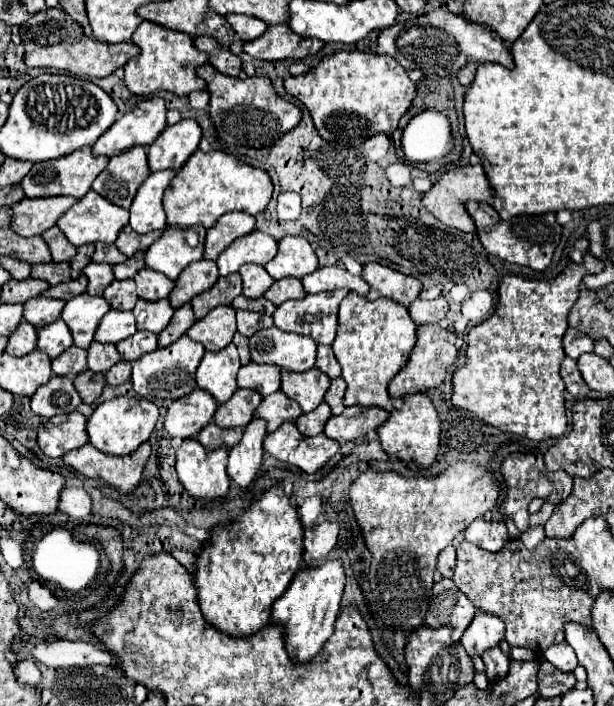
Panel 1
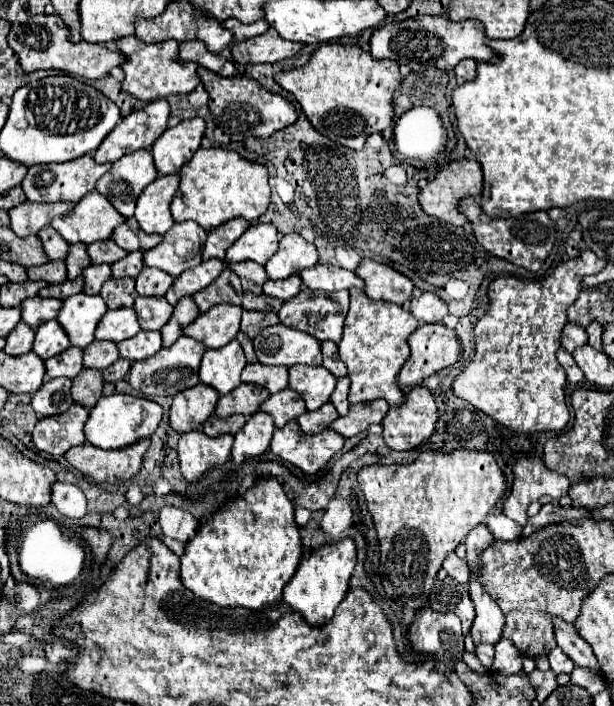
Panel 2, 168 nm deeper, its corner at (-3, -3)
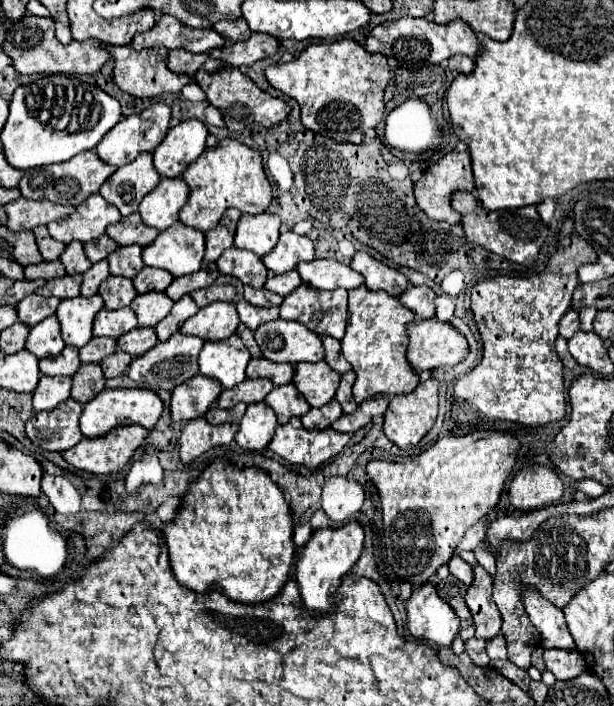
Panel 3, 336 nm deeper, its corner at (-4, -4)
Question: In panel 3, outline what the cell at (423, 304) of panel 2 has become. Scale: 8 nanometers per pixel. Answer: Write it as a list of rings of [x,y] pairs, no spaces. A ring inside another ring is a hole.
[[[412,286],[408,288],[402,296],[400,302],[410,308],[418,318],[432,318],[436,314],[436,306],[434,306],[434,290],[428,286]]]

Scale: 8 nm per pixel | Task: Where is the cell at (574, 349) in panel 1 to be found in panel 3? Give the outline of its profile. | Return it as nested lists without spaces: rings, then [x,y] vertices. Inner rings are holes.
[[[568,310],[562,320],[560,320],[560,336],[570,340],[576,332],[580,330],[580,320],[578,320],[578,312],[574,310]]]

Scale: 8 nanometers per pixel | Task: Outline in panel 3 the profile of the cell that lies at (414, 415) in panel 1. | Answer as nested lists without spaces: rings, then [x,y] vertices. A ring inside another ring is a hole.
[[[434,378],[420,382],[410,396],[396,396],[390,400],[390,406],[384,414],[384,434],[398,448],[414,448],[434,426],[438,416],[438,382]]]

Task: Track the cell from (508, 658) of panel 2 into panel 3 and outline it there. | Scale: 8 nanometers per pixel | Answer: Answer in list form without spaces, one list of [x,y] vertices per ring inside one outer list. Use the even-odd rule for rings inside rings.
[[[496,636],[496,638],[492,638],[492,640],[488,640],[488,644],[486,644],[486,652],[488,652],[488,656],[492,658],[492,660],[506,660],[508,656],[508,650],[506,650],[506,640],[504,640],[504,636]]]

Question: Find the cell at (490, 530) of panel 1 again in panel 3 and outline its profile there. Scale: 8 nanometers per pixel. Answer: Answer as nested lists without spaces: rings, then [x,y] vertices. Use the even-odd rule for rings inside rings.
[[[474,564],[474,582],[468,588],[466,604],[474,616],[476,638],[492,640],[500,634],[502,616],[492,600],[492,576],[482,564]]]

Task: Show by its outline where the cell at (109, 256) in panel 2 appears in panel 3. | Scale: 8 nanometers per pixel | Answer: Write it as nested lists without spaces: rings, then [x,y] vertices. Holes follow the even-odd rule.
[[[106,234],[100,236],[98,240],[92,240],[92,242],[84,244],[84,252],[90,258],[90,262],[100,262],[100,260],[108,258],[108,254],[112,254],[116,248],[118,248],[118,244]]]

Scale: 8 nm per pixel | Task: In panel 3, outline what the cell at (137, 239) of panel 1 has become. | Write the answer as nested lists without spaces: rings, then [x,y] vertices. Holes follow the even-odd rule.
[[[130,214],[126,218],[122,218],[118,224],[112,224],[106,228],[106,234],[118,242],[120,246],[130,246],[130,244],[138,244],[138,246],[148,246],[156,240],[156,236],[160,234],[156,228],[150,228],[142,222],[140,214]]]

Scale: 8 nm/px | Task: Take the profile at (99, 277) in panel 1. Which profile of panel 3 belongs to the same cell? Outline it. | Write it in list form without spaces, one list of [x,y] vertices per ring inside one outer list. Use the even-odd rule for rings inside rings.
[[[108,260],[96,262],[90,270],[84,272],[84,282],[82,282],[82,296],[92,296],[98,292],[98,286],[110,276],[108,272]]]

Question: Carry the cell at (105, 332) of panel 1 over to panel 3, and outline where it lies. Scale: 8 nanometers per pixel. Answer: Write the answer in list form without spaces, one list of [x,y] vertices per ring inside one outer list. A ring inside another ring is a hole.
[[[102,308],[94,318],[94,336],[120,338],[122,334],[134,330],[136,326],[138,326],[136,314],[130,308],[120,308],[120,310]]]

